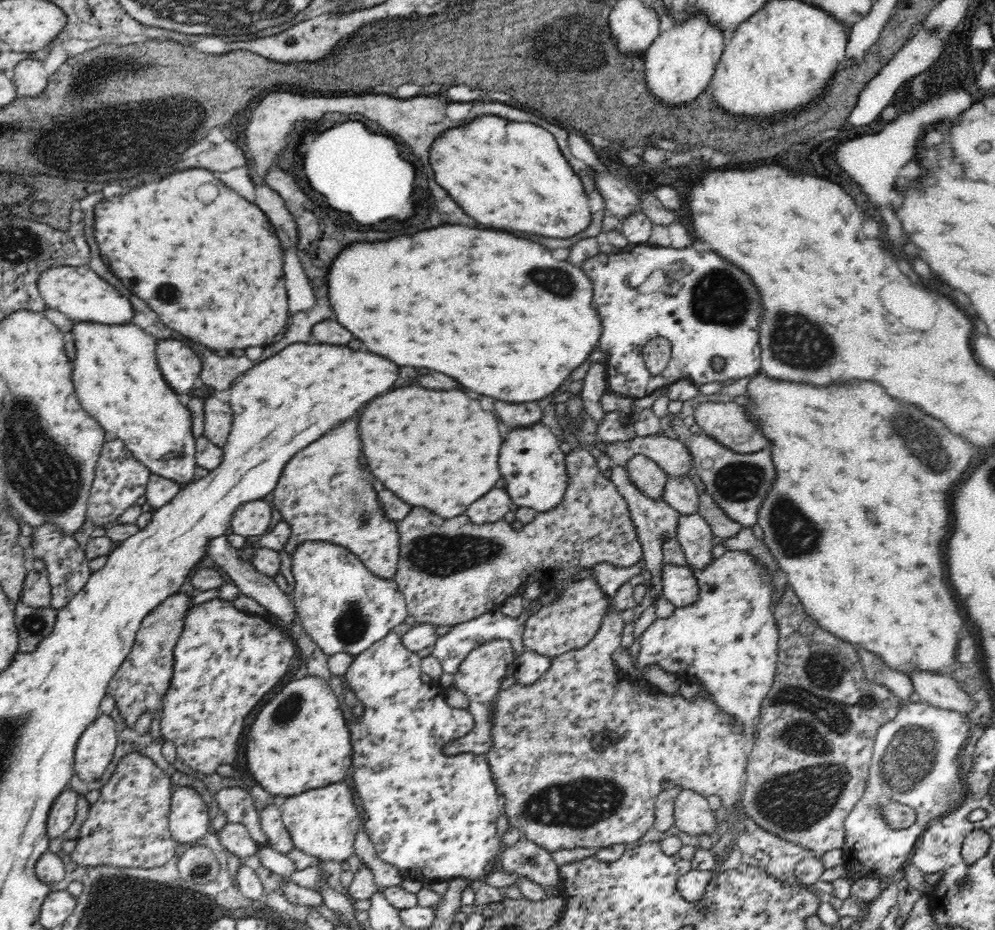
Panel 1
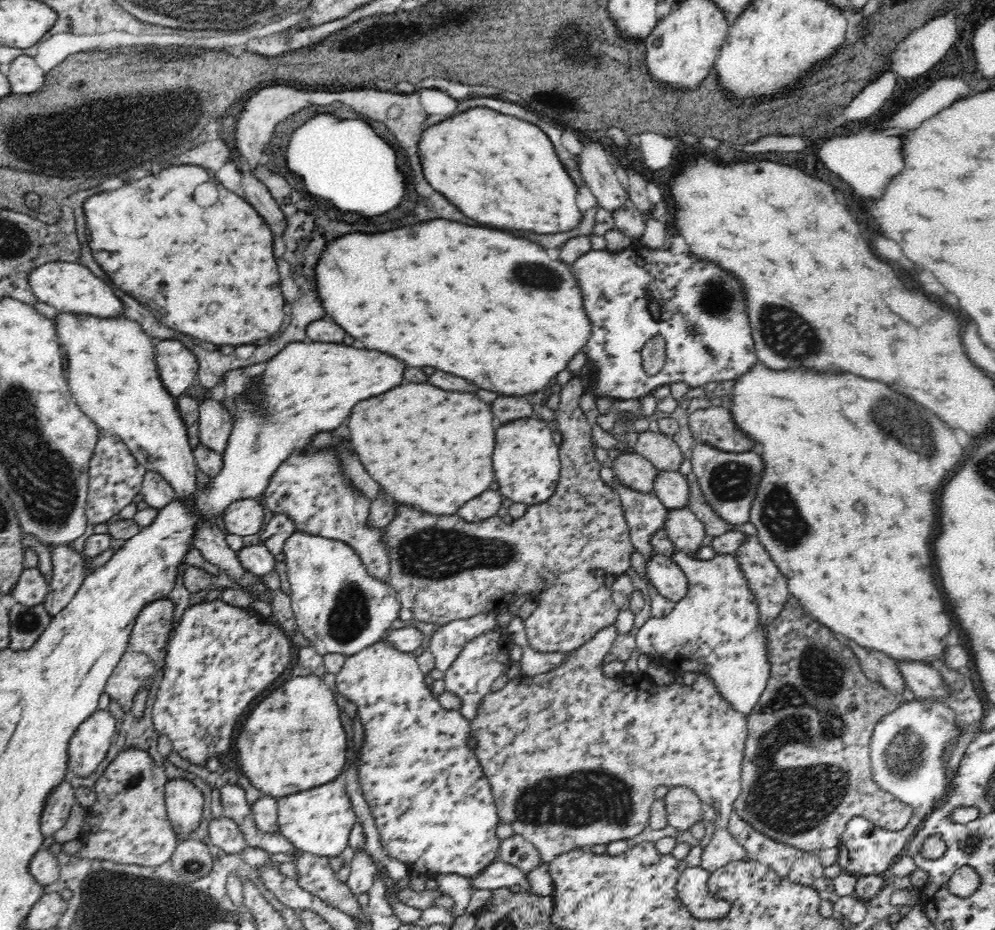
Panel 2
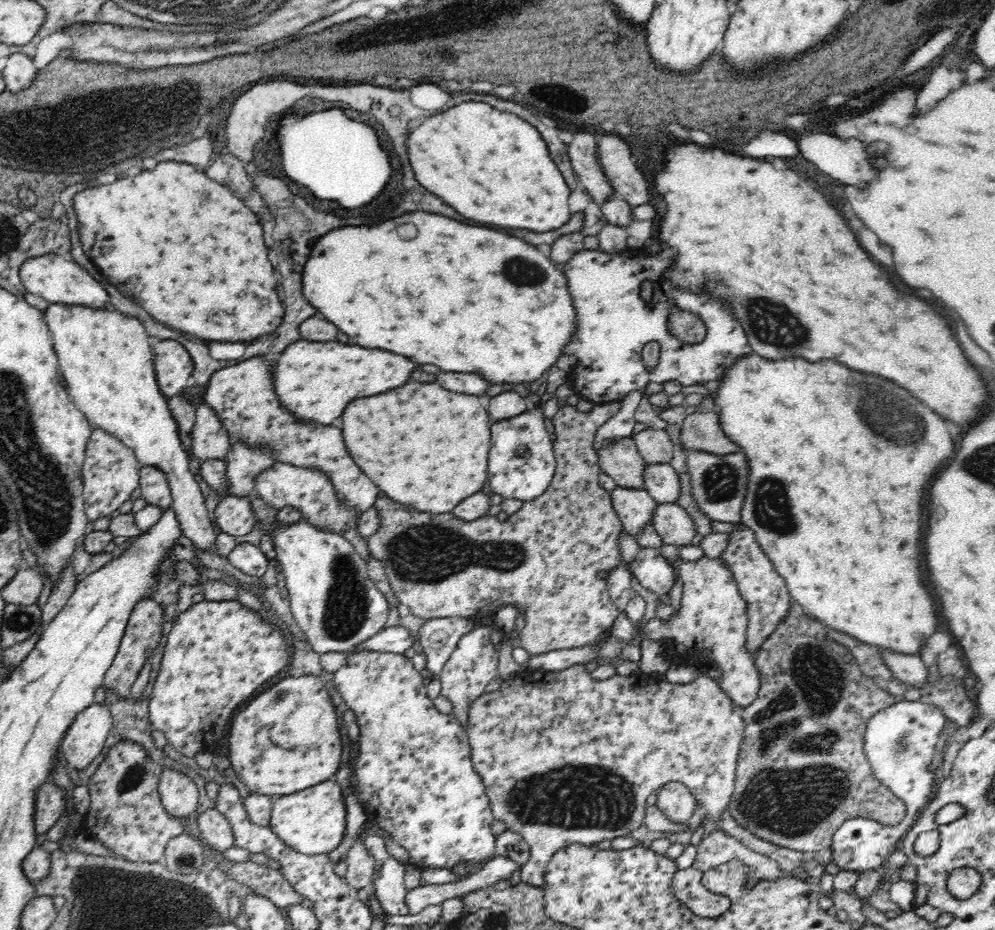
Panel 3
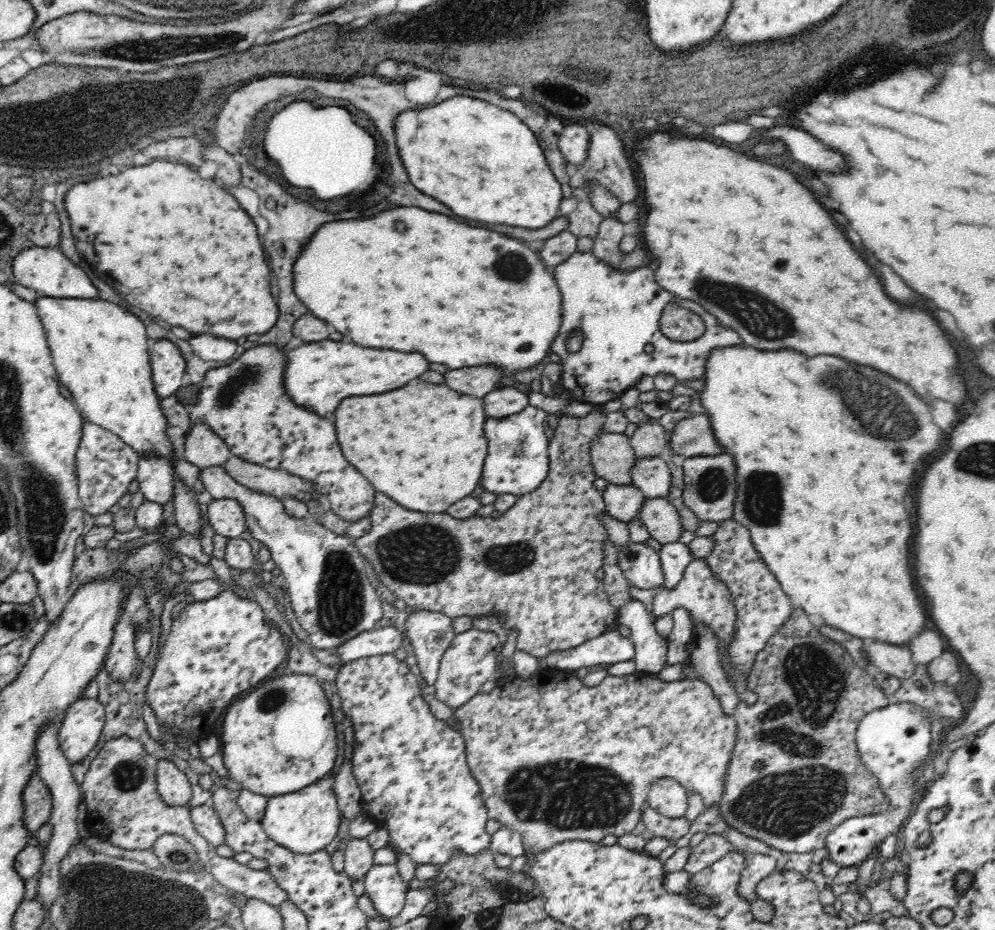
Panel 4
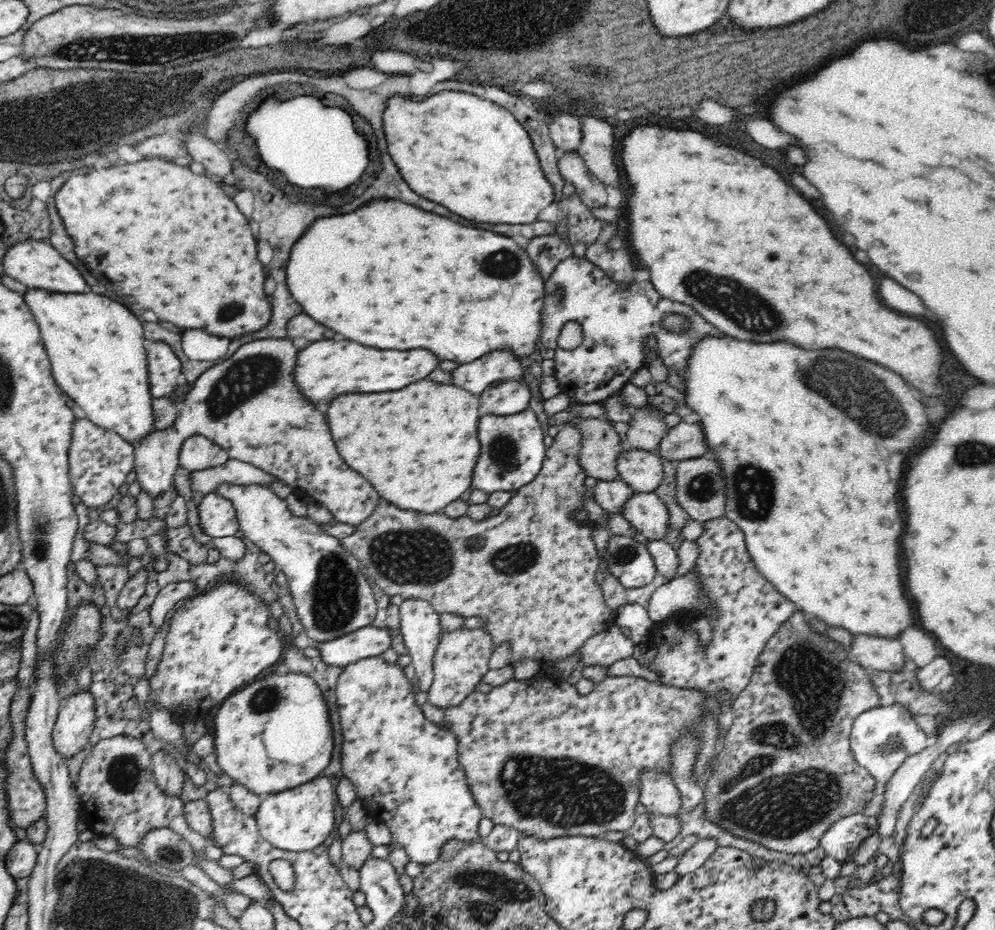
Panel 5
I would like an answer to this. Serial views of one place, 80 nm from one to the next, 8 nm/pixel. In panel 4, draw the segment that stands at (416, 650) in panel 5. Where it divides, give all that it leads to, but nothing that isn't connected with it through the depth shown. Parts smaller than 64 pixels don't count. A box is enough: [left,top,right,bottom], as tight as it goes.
[404,607,455,686]

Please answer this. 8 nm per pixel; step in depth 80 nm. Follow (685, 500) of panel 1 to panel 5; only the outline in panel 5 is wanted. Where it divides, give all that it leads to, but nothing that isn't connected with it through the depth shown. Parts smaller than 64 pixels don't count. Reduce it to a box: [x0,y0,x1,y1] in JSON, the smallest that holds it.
[616,448,662,493]

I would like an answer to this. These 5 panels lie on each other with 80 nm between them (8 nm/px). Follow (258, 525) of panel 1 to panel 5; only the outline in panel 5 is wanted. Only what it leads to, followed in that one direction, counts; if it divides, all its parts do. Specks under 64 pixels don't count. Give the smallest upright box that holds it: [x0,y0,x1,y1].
[197,493,239,538]

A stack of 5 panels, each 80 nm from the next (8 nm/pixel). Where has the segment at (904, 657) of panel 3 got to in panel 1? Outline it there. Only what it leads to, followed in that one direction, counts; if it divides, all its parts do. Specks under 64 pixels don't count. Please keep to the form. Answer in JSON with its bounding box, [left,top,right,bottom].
[908,670,974,715]

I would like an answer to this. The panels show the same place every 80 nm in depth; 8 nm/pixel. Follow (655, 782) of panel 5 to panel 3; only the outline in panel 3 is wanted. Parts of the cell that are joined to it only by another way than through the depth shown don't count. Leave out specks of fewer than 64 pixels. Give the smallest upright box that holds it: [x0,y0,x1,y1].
[656,782,696,825]

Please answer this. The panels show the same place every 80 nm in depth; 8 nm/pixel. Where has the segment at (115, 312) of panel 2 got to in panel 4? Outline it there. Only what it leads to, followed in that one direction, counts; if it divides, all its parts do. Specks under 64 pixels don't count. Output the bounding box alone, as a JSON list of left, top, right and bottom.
[10,246,98,298]

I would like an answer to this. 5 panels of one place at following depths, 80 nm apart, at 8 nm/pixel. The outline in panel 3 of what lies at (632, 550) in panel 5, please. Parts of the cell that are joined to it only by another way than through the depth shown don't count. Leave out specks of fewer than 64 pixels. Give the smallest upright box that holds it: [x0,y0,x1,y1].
[625,547,674,597]

